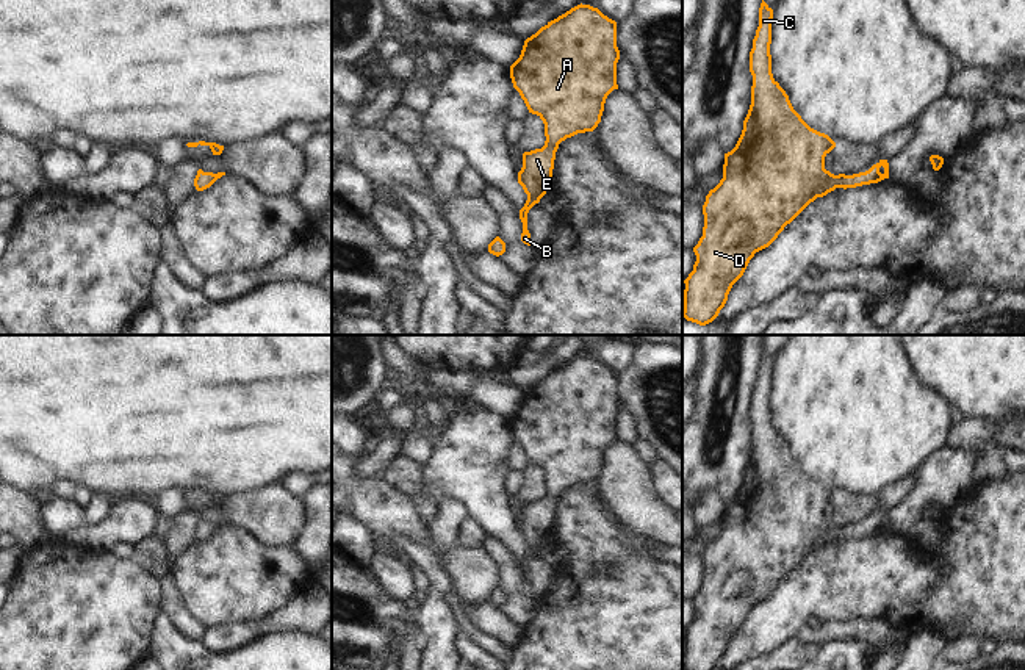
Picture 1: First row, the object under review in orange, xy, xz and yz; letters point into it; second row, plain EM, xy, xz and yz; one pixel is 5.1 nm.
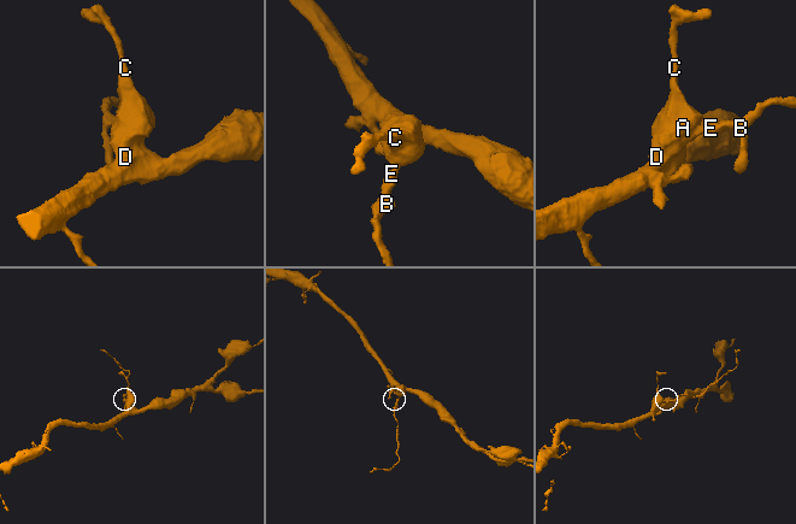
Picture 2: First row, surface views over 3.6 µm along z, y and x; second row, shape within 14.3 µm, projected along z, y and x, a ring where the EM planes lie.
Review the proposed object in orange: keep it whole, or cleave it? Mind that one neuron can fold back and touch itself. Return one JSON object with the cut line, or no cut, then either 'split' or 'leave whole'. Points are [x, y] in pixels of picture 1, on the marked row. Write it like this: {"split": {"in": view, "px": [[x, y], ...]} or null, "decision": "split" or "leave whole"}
{"split": null, "decision": "leave whole"}

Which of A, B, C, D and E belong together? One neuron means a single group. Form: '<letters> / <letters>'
A B C D E

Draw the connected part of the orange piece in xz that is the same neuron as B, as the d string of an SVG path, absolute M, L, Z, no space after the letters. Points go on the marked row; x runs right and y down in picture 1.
M581 3L527 38L520 58L510 66L513 88L520 92L529 113L543 121L546 136L541 149L523 153L523 168L518 172L518 183L527 194L527 200L520 210L521 241L527 246L530 246L527 213L548 191L559 144L566 138L593 131L598 127L607 95L618 89L618 59L617 22L598 8Z

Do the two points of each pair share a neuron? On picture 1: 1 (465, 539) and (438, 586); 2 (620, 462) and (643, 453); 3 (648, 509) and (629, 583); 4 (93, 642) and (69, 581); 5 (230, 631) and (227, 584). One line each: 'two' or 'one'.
1: two
2: two
3: two
4: one
5: two

